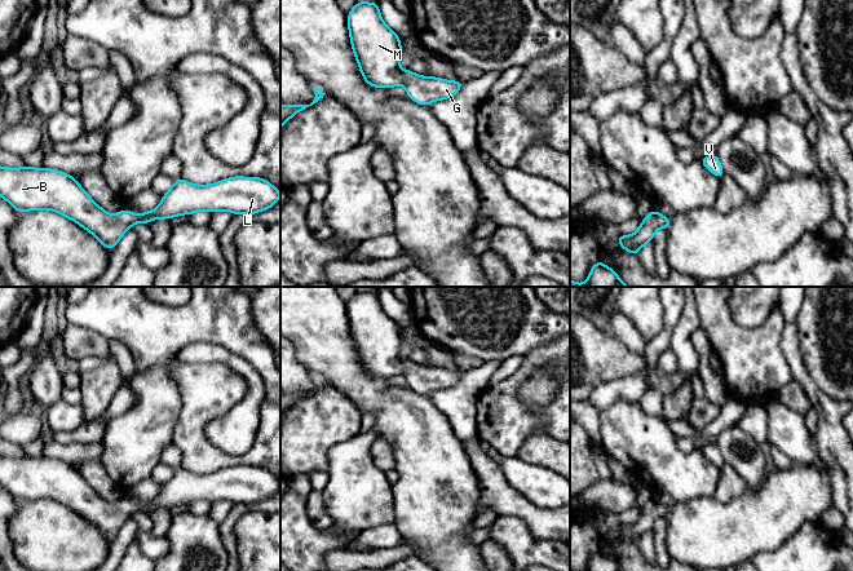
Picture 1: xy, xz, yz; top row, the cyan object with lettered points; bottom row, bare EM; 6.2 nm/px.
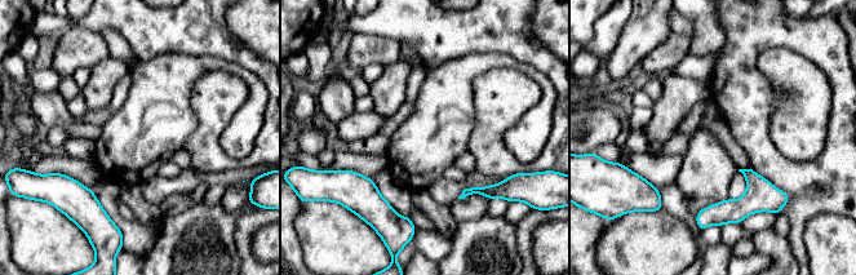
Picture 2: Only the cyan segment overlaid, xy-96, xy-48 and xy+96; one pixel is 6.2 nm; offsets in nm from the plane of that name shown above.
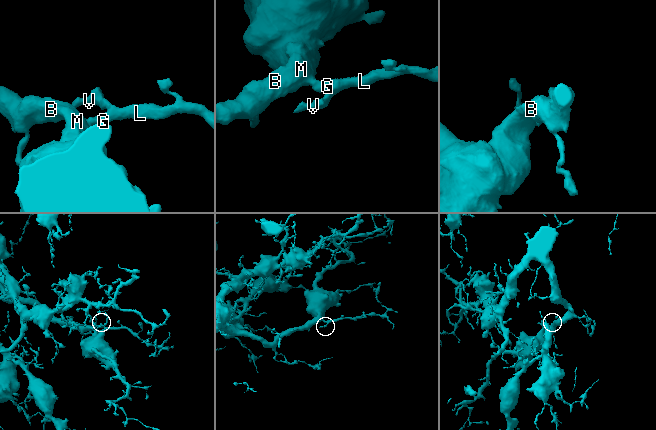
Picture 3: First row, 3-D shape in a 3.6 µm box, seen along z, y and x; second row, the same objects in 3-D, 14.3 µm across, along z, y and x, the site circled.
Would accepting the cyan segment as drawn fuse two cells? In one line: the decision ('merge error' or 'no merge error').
no merge error

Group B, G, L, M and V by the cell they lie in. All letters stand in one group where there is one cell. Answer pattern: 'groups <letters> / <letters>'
groups B G L M V

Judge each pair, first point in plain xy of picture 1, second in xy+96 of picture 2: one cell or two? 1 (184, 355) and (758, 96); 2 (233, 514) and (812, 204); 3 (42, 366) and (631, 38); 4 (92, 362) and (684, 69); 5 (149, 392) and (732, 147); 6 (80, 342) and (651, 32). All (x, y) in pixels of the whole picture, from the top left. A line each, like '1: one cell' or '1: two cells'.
1: two cells
2: one cell
3: one cell
4: one cell
5: two cells
6: two cells

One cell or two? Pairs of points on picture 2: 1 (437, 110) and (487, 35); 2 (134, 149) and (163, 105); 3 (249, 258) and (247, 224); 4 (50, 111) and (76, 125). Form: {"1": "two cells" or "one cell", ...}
{"1": "two cells", "2": "one cell", "3": "one cell", "4": "one cell"}

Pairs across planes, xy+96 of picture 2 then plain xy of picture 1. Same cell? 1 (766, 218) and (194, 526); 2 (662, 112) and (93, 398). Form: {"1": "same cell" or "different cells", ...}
{"1": "different cells", "2": "same cell"}

